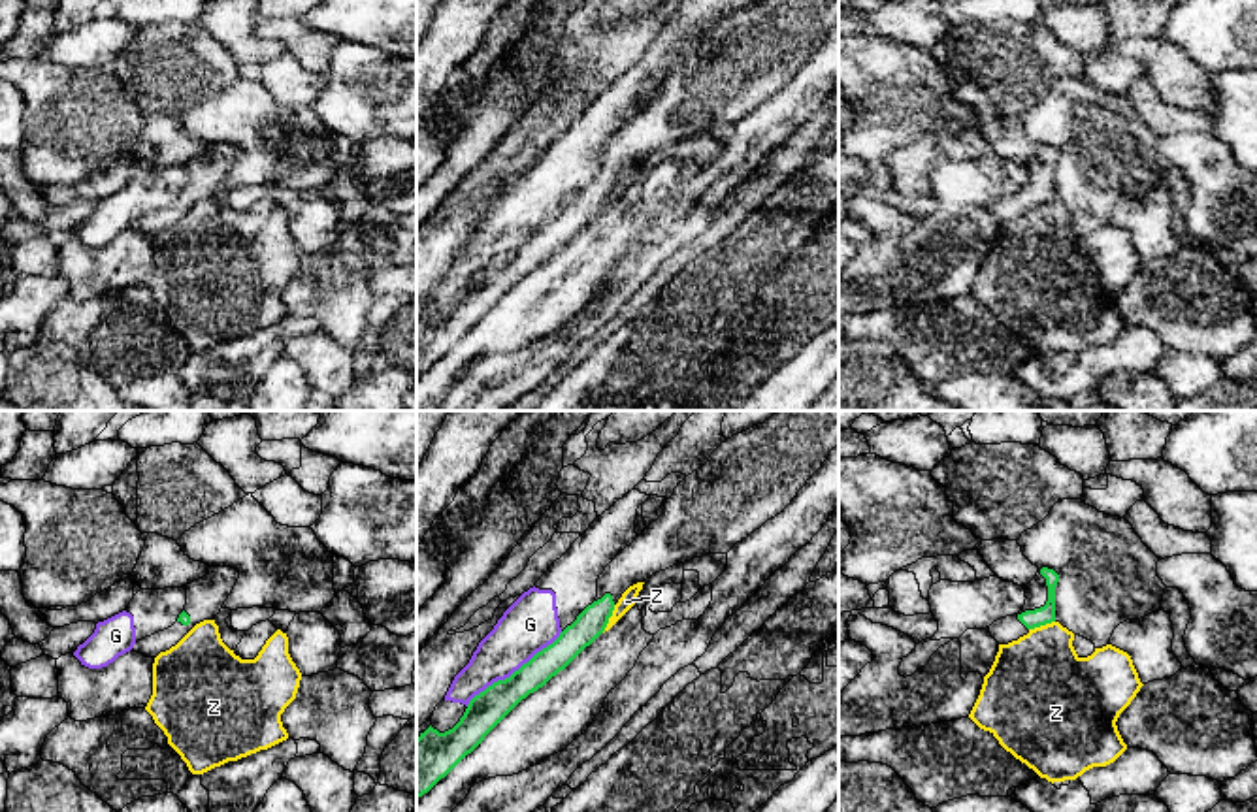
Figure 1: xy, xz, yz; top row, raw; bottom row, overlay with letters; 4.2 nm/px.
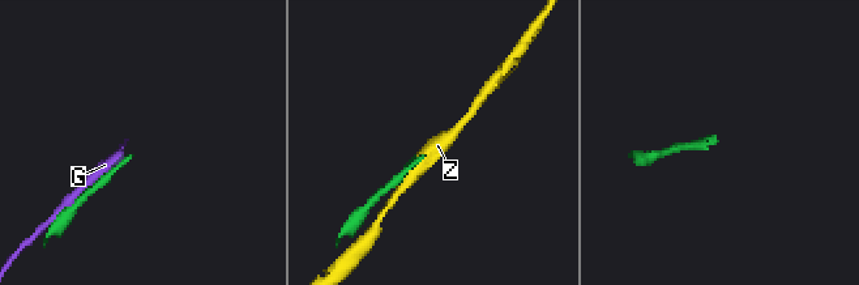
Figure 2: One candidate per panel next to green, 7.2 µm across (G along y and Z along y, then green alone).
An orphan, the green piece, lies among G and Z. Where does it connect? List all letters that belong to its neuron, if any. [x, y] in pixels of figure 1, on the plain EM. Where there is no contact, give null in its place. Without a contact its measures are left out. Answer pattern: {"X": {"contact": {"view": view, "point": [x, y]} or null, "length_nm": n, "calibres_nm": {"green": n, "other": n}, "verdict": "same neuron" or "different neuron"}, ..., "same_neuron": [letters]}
{"G": {"contact": {"view": "xz", "point": [515, 249]}, "length_nm": 500, "calibres_nm": {"green": 160, "other": 240}, "verdict": "different neuron"}, "Z": {"contact": {"view": "xz", "point": [609, 194]}, "length_nm": 130, "calibres_nm": {"green": 120, "other": 70}, "verdict": "different neuron"}, "same_neuron": []}

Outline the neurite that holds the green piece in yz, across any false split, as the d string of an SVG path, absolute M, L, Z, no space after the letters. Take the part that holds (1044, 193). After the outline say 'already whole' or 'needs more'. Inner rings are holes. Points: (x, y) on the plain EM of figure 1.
M1042 145L1037 154L1023 164L1025 183L1014 192L1001 196L989 203L991 215L999 222L1008 222L1027 213L1031 207L1055 200L1055 164L1059 153L1053 147Z | needs more

